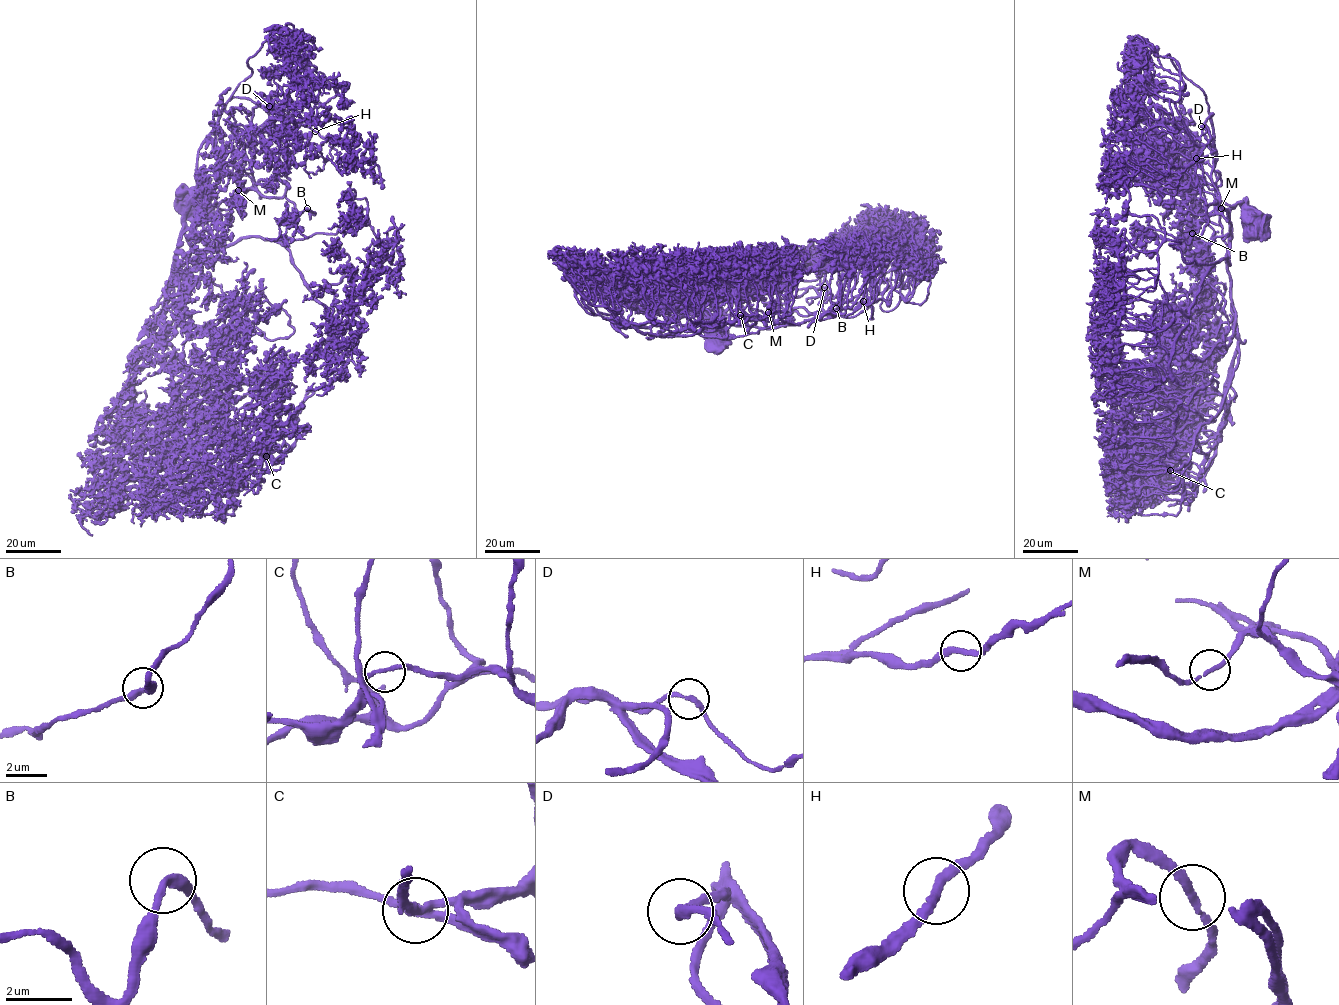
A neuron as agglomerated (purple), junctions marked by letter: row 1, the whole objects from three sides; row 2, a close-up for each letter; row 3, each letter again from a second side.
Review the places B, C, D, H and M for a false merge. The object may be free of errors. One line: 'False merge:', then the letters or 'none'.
False merge: none

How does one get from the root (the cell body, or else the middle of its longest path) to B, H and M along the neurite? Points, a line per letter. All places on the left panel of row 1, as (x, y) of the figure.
B: (194, 205), (191, 190), (188, 228), (211, 207), (254, 188), (263, 196), (286, 197), (298, 212), (308, 208)
H: (194, 205), (191, 190), (199, 189), (198, 151), (219, 112), (234, 97), (250, 98), (314, 132)
M: (194, 205), (191, 190), (185, 217), (188, 228), (211, 207), (256, 188), (237, 189)

